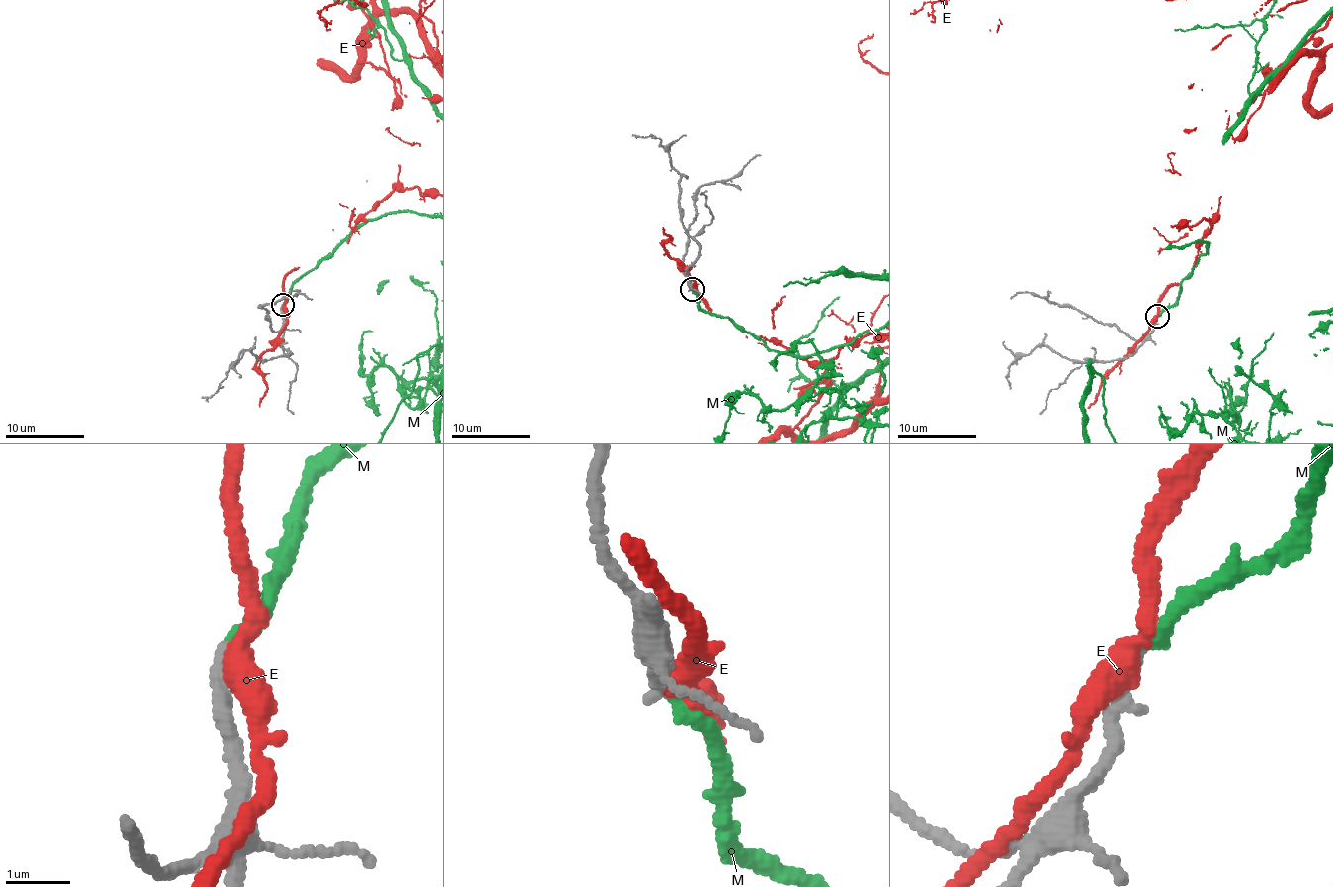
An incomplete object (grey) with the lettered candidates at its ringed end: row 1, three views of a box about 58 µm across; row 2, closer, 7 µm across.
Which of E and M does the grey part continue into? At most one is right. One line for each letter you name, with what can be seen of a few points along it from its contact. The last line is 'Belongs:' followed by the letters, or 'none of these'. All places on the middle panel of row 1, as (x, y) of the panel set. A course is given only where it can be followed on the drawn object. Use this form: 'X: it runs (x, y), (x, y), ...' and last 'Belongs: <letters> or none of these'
Belongs: M

